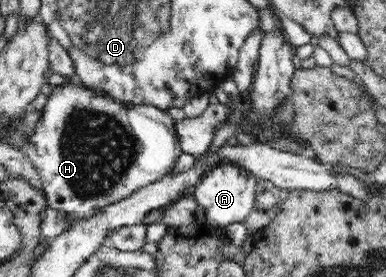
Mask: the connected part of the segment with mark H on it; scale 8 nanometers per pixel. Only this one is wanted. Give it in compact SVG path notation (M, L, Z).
M76 77L68 80L69 84L53 87L24 152L39 174L48 205L63 212L65 218L82 220L170 173L182 151L175 121L167 111L154 105L125 105L94 89L87 89Z

